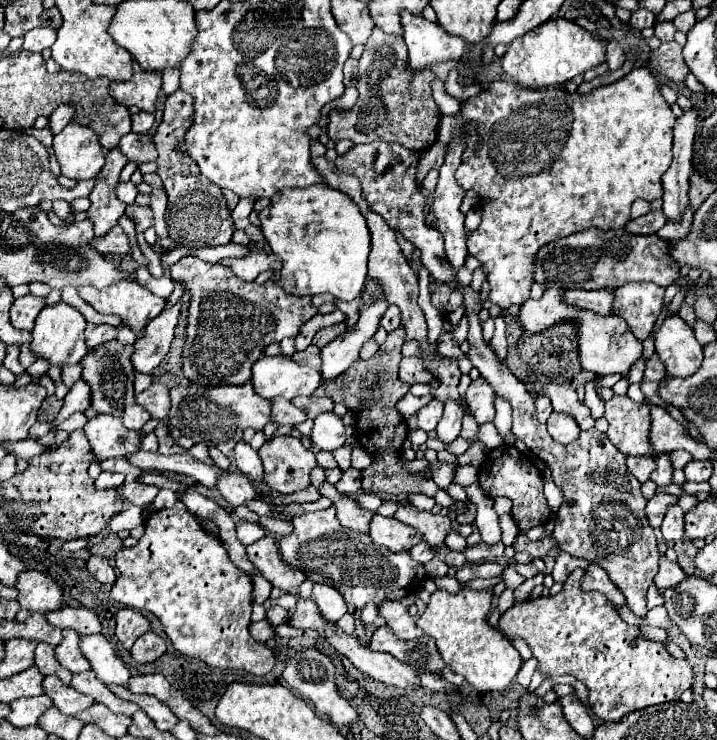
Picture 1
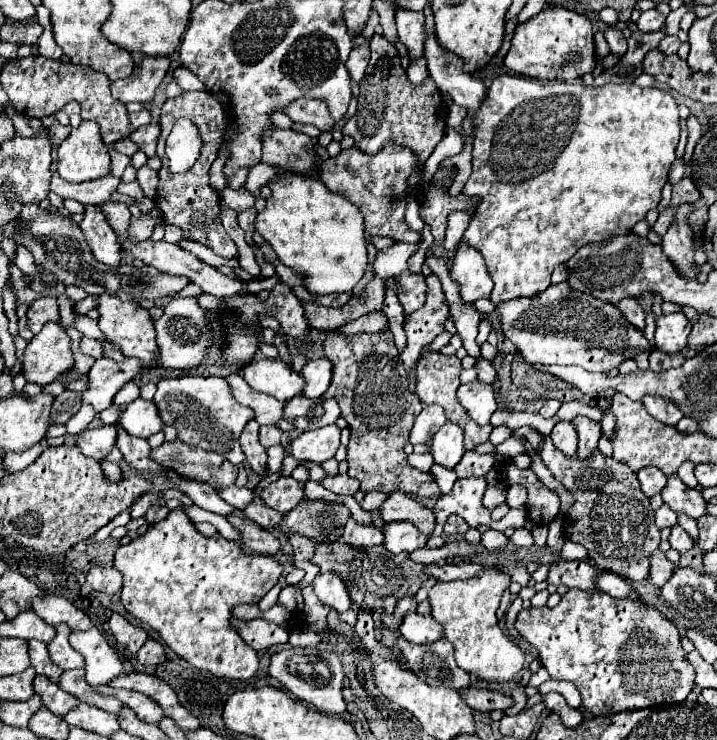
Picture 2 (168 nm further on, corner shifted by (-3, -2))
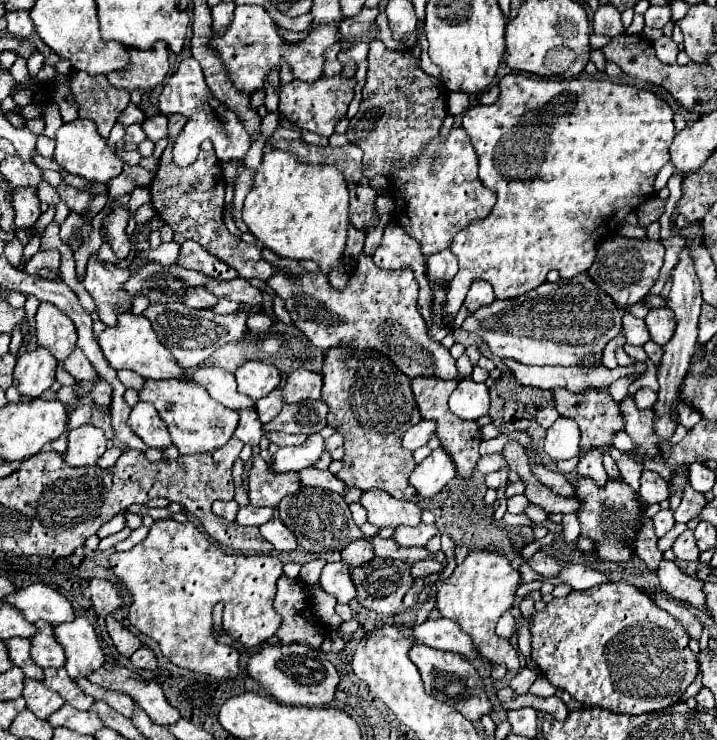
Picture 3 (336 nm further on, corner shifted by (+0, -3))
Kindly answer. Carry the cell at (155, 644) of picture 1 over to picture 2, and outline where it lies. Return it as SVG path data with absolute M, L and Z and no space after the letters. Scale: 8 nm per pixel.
M148 639L142 649L136 653L136 659L144 665L156 665L156 663L162 663L166 661L166 653L164 653L164 647L154 641L154 639Z

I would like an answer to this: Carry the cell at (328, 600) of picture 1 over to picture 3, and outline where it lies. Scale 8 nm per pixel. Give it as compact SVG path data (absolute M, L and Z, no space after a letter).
M343 562L325 564L319 584L325 592L333 594L339 604L349 604L357 594L353 580L351 580L351 572L349 572L347 564L343 564Z

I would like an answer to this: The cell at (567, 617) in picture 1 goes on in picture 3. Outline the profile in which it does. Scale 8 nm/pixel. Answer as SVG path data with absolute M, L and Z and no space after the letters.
M607 582L581 592L573 590L565 598L553 598L543 612L533 614L531 636L531 656L555 688L569 692L583 706L601 706L615 714L649 714L663 710L679 702L699 672L697 656L687 648L687 630L643 590L627 582Z

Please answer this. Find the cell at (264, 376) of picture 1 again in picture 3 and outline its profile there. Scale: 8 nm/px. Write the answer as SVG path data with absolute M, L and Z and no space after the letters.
M251 360L235 370L235 380L241 394L259 400L281 384L281 374L273 364Z

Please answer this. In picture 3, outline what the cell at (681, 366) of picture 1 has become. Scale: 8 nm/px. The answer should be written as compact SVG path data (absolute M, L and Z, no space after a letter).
M667 306L661 308L651 308L645 316L645 324L651 332L651 338L655 344L665 346L667 340L673 336L675 332L675 316Z

